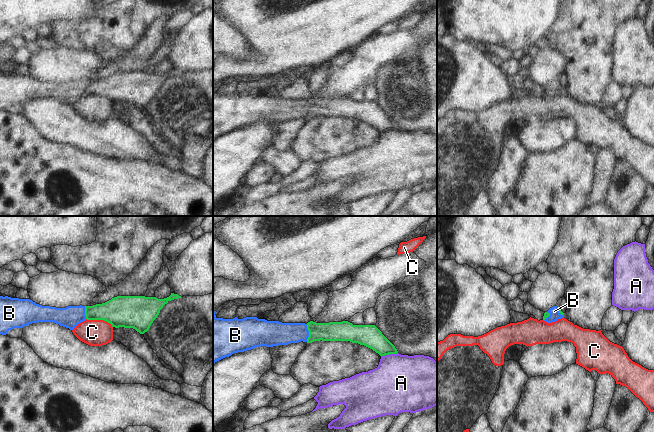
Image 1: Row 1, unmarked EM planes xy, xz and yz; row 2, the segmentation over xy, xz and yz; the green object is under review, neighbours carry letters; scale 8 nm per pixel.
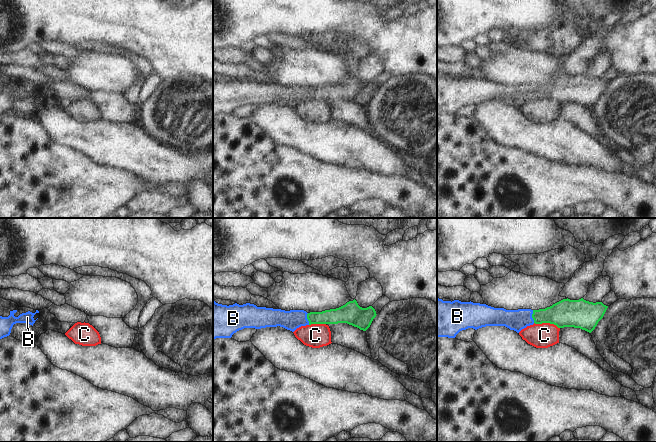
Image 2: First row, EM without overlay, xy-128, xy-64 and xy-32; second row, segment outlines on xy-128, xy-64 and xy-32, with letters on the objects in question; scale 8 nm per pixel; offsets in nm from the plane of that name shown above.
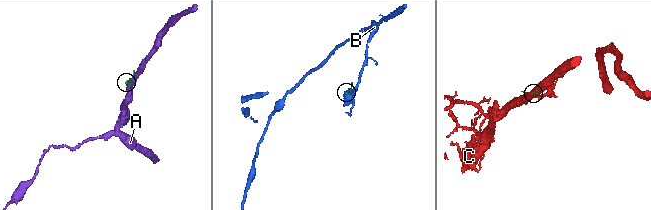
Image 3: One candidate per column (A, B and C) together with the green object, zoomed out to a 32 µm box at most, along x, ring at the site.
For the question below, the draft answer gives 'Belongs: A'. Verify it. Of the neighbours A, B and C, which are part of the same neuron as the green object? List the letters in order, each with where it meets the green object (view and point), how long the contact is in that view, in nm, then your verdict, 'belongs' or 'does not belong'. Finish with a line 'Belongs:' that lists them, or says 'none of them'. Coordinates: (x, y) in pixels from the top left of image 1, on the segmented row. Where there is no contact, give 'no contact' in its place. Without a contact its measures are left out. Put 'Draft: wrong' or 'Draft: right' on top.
Draft: wrong
A: xz (389, 353) | 140 nm | does not belong
B: xz (309, 333) | 140 nm | belongs
C: xy (100, 319) | 220 nm | does not belong
Belongs: B

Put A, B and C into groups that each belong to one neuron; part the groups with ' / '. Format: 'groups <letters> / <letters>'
groups A / B / C

